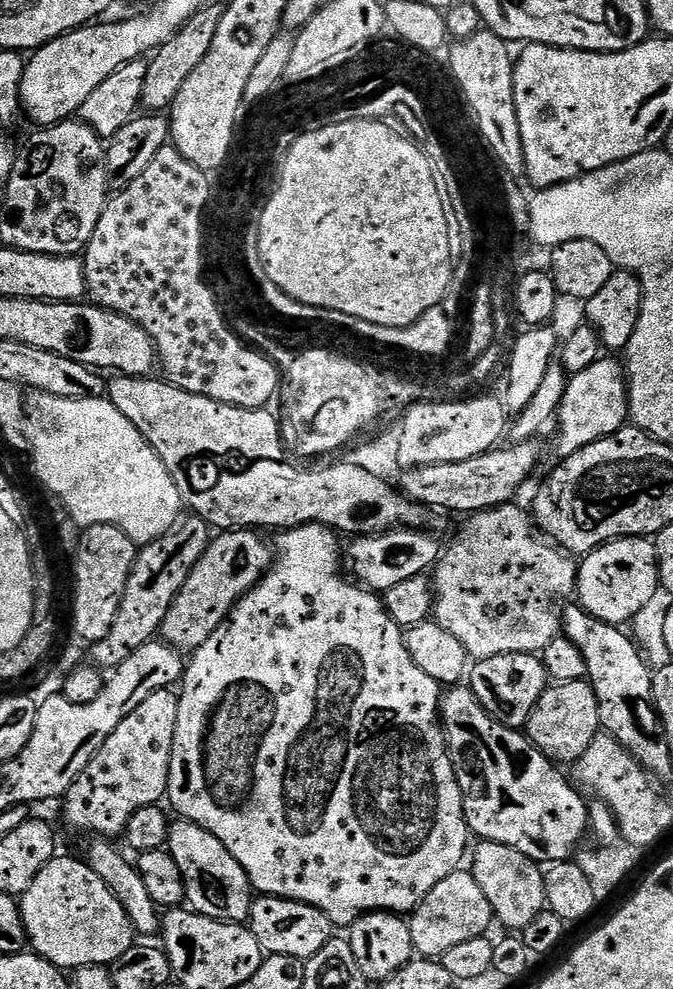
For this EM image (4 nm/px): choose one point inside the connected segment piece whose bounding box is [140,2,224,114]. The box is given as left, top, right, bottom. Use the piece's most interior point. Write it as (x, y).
(168, 67)

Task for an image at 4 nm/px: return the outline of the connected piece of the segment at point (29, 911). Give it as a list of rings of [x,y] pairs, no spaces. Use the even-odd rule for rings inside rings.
[[[63,854],[53,856],[52,861],[38,874],[38,878],[30,882],[19,901],[31,951],[61,970],[95,964],[111,966],[133,946],[132,923],[126,910],[122,910],[122,902],[114,898],[110,886],[106,886],[106,882],[102,882],[102,878],[98,878],[98,874],[94,874],[94,870],[83,859],[75,860],[74,857]]]

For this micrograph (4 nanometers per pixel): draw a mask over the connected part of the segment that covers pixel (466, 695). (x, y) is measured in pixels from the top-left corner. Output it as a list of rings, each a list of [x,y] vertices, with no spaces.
[[[452,686],[443,693],[442,727],[444,738],[448,741],[448,757],[452,759],[458,786],[462,790],[464,817],[473,837],[510,846],[541,866],[568,862],[577,855],[584,835],[587,837],[590,832],[589,801],[580,797],[581,789],[575,783],[572,785],[560,773],[563,771],[542,755],[521,729],[502,726],[502,722],[495,720],[480,705],[467,686]]]

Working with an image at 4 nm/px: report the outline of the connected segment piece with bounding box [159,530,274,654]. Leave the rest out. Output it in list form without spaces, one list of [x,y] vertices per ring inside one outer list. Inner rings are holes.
[[[224,530],[219,533],[220,536],[209,543],[208,549],[202,554],[202,558],[190,570],[182,590],[174,598],[166,618],[162,622],[159,635],[163,643],[171,644],[173,648],[184,654],[191,654],[218,630],[218,626],[227,620],[232,613],[232,607],[244,597],[251,588],[260,580],[261,576],[272,567],[274,559],[273,549],[263,540],[261,533],[256,530]]]

